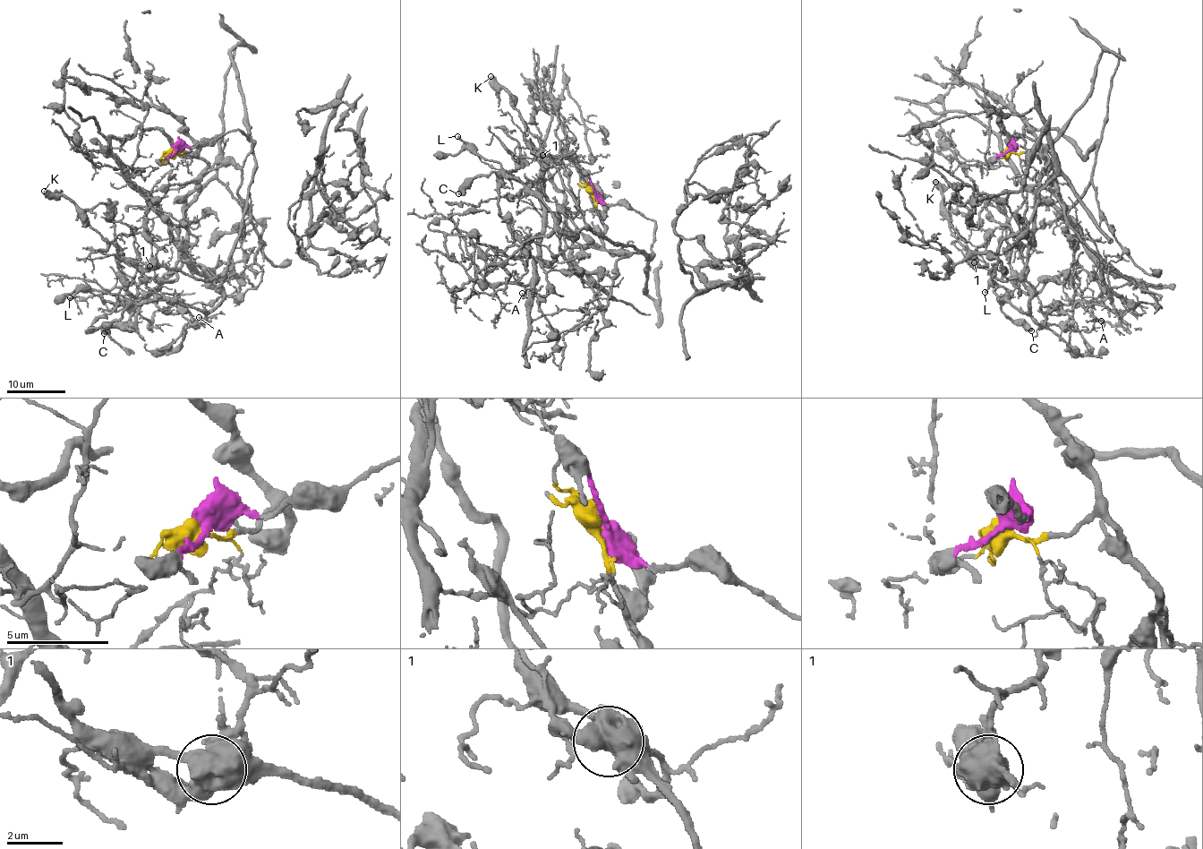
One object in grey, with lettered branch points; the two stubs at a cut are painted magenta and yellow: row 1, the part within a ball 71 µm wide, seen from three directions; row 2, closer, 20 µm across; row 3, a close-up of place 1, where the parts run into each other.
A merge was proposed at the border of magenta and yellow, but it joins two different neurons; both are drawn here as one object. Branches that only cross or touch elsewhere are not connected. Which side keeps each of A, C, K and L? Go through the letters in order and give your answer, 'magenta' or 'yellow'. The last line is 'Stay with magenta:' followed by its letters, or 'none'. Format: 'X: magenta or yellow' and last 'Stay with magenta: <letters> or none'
A: yellow
C: magenta
K: magenta
L: magenta
Stay with magenta: C, K, L

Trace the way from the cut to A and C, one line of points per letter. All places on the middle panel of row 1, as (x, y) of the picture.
A: (592, 192), (597, 206), (580, 217), (547, 212), (530, 281), (490, 283), (497, 254), (518, 245), (522, 294)
C: (592, 192), (655, 223), (647, 259), (632, 246), (584, 228), (569, 235), (514, 177), (480, 175), (457, 194)

